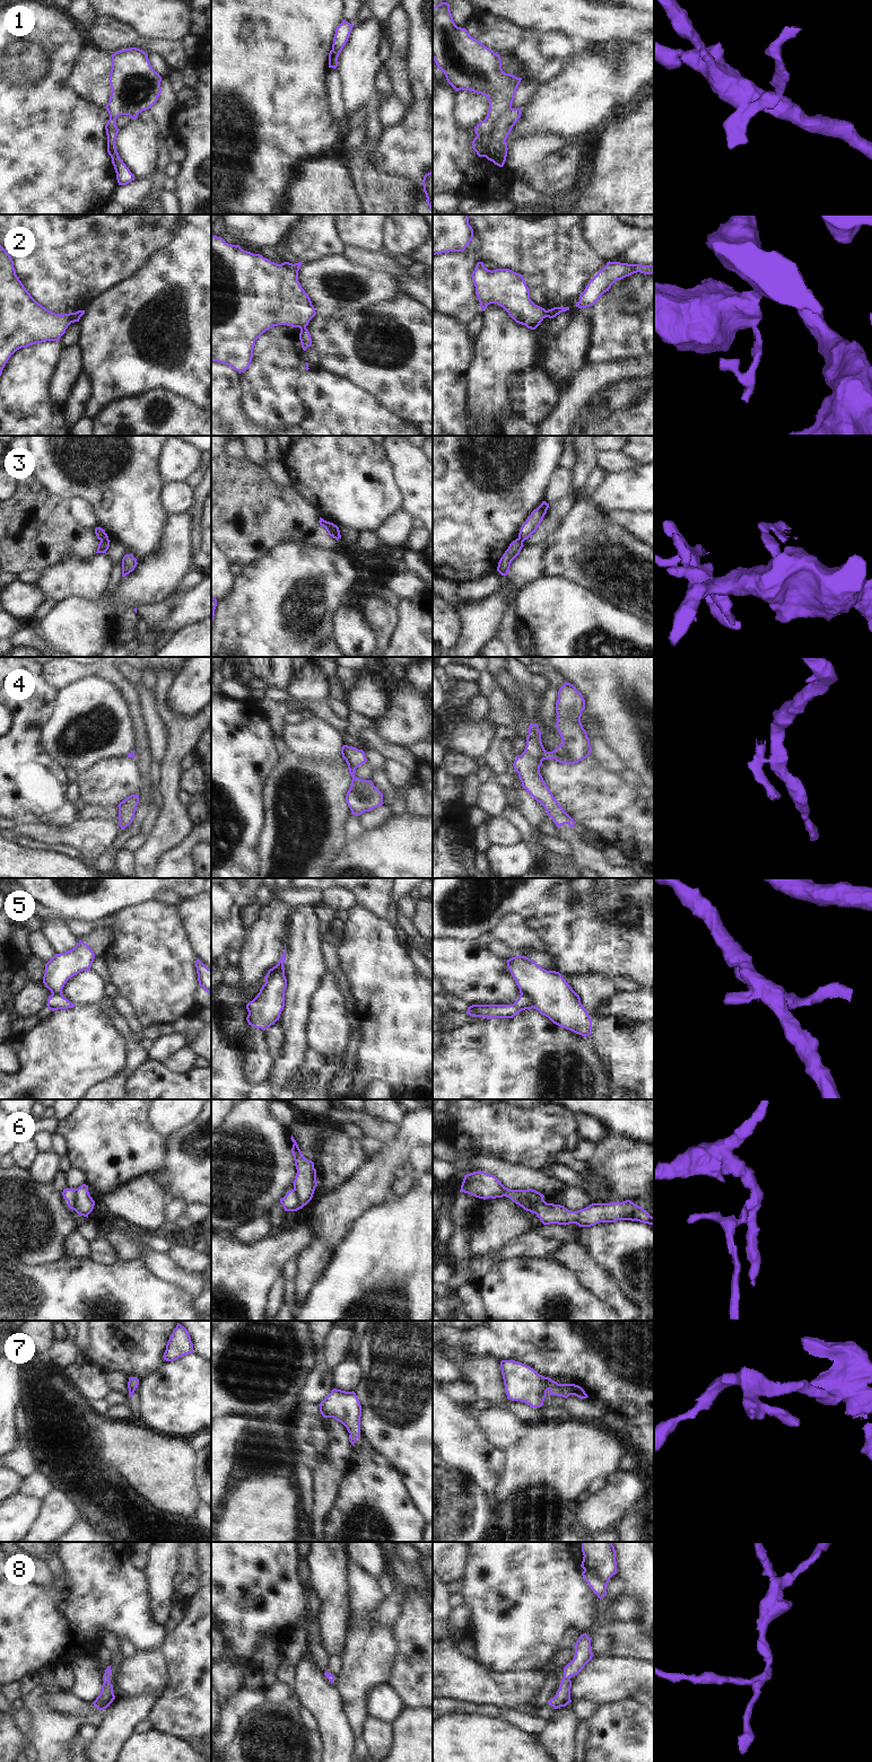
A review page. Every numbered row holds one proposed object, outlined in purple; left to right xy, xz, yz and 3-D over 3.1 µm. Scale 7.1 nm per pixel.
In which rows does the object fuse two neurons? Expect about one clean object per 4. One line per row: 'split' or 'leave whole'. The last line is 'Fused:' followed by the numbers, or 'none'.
1: split
2: split
3: split
4: split
5: split
6: split
7: leave whole
8: leave whole
Fused: 1, 2, 3, 4, 5, 6

